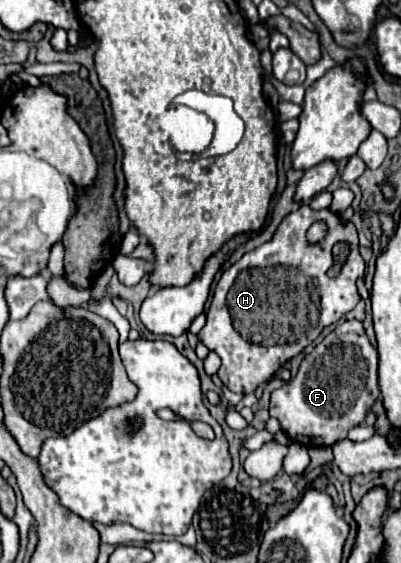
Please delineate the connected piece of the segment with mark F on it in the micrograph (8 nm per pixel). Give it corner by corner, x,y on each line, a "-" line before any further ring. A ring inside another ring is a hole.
352,319
352,321
344,321
340,323
334,331
330,331
322,343
316,345
316,357
312,361
312,369
308,373
308,377
296,377
286,381
280,389
272,391
270,397
270,417
276,417
282,425
282,431
288,435
290,441
300,443
304,447
316,447
316,445
334,445
336,441
346,439
348,431
356,425
362,423
362,419
366,417
366,413
370,411
370,407
374,405
374,401
380,395
378,389
378,353
372,347
372,343
366,337
366,331
362,327
362,321

